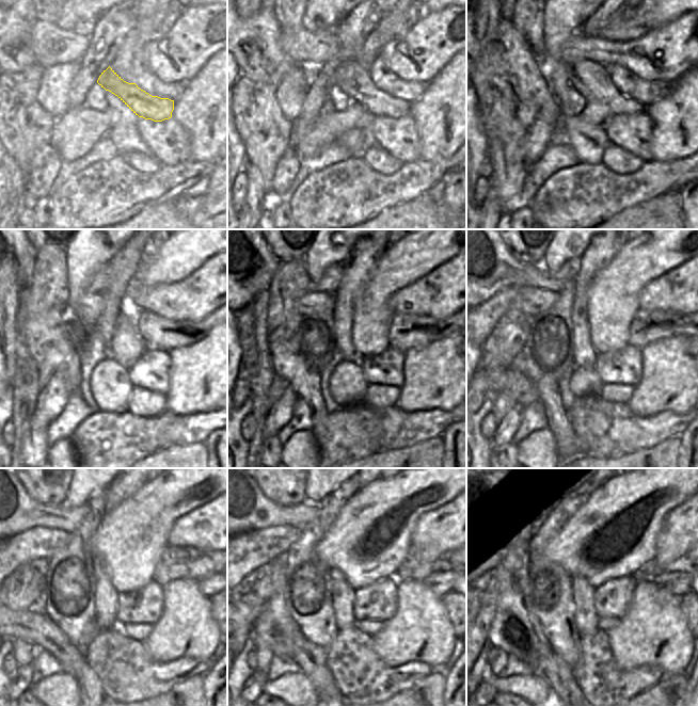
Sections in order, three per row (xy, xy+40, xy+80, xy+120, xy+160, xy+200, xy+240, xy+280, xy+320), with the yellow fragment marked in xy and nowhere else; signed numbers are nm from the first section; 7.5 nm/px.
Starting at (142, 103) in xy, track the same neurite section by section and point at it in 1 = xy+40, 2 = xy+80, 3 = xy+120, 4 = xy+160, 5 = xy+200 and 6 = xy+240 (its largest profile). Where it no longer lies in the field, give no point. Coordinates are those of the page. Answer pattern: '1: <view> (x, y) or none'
1: xy+40 (354, 81)
2: xy+80 (590, 79)
3: xy+120 (90, 305)
4: xy+160 (313, 302)
5: xy+200 (529, 301)
6: xy+240 (40, 542)

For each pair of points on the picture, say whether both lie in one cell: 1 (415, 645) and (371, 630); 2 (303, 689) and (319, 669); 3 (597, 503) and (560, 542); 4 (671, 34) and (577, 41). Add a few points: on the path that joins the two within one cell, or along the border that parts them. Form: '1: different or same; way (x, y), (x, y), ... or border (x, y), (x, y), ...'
1: different; border (383, 623), (383, 626), (371, 637)
2: different; border (301, 672), (307, 677), (319, 694)
3: same; way (587, 513), (570, 532)
4: same; way (648, 46), (633, 46), (629, 49), (601, 49)

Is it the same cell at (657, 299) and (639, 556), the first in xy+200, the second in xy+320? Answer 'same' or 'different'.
different

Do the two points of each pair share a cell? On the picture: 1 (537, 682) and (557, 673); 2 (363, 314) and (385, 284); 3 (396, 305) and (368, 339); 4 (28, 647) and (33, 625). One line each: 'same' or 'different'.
1: different
2: same
3: different
4: different

